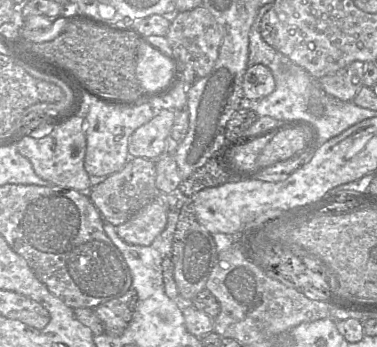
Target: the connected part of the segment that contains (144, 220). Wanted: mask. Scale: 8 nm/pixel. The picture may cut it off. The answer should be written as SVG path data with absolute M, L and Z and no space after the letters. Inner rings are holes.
M153 200L143 206L128 221L116 227L121 239L132 245L148 246L167 225L167 211Z

